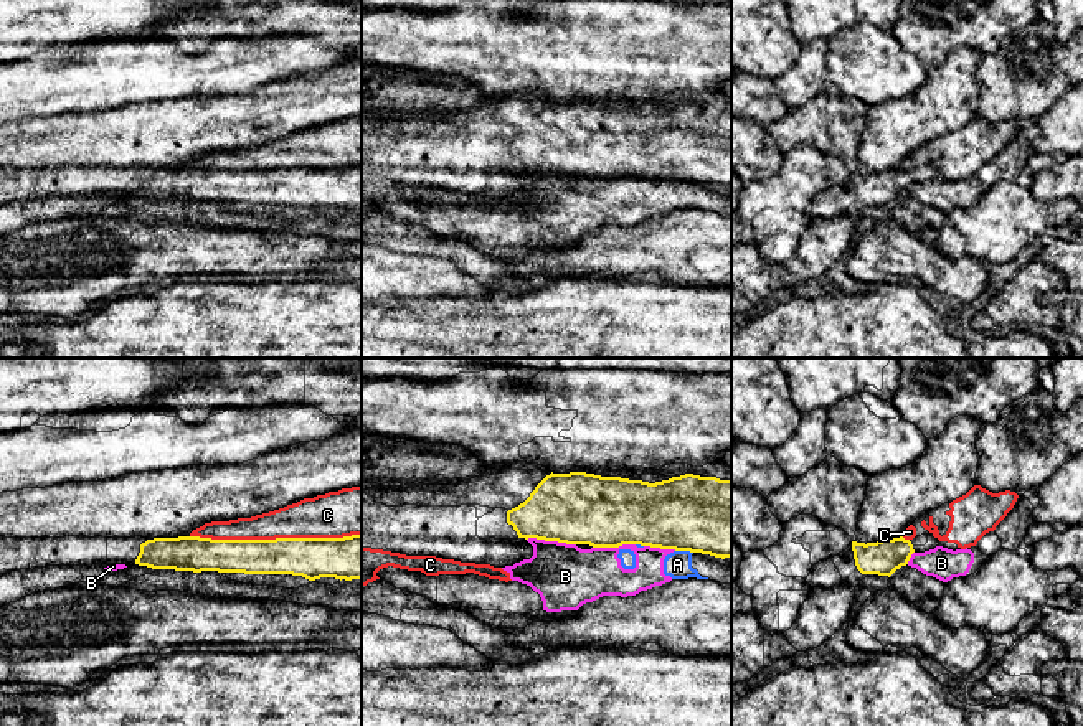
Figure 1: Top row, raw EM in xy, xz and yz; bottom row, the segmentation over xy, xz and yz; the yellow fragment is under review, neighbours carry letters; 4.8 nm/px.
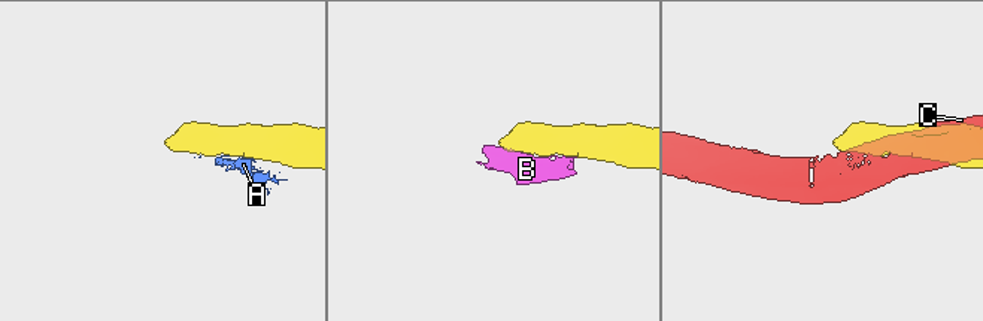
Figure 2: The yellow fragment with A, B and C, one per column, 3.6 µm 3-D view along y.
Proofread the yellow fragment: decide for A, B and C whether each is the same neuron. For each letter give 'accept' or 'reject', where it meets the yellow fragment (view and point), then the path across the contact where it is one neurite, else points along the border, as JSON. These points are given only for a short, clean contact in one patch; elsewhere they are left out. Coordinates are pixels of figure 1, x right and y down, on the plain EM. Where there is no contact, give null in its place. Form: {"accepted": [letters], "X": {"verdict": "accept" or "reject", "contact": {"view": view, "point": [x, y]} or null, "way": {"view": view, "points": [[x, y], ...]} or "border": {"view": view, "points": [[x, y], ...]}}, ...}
{"accepted": [], "A": {"verdict": "reject", "contact": {"view": "xz", "point": [684, 180]}}, "B": {"verdict": "reject", "contact": {"view": "xz", "point": [552, 170]}}, "C": {"verdict": "reject", "contact": {"view": "xy", "point": [276, 169]}}}

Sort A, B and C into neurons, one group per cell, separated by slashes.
A B / C

